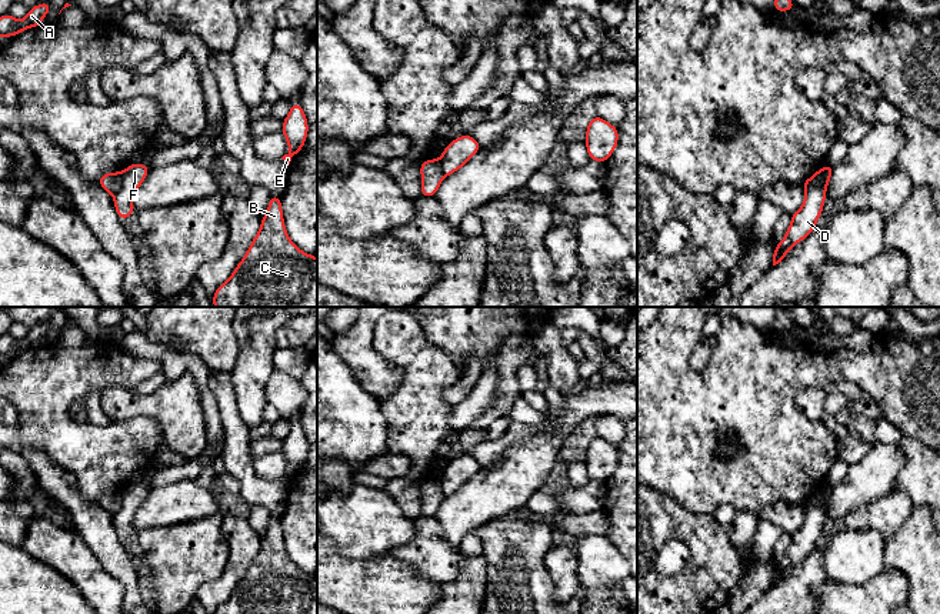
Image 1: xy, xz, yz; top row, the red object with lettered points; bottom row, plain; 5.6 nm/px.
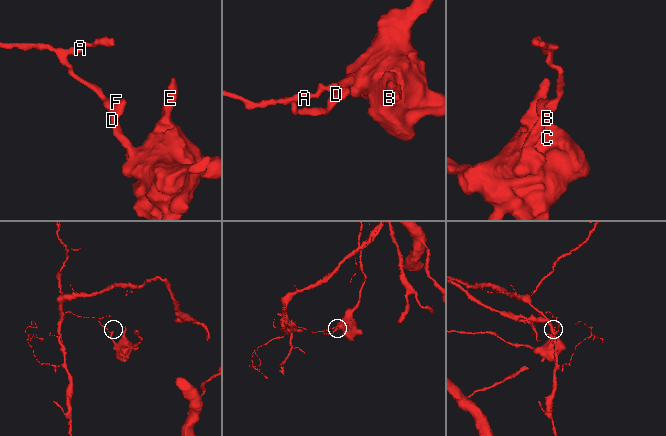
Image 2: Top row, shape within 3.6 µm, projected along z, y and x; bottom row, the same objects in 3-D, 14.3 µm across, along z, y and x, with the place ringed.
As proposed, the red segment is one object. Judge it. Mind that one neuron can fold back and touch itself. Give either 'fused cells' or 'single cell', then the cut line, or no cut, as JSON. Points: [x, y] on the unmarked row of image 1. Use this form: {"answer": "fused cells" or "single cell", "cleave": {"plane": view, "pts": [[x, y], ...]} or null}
{"answer": "fused cells", "cleave": {"plane": "xy", "pts": [[123, 493], [120, 509], [113, 516]]}}

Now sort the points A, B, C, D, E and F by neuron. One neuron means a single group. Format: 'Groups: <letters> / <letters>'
Groups: A / B C D E F

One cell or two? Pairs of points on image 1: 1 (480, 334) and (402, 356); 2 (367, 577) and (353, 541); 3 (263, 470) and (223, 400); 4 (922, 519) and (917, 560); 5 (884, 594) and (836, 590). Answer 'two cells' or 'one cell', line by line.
1: two cells
2: two cells
3: two cells
4: one cell
5: one cell

